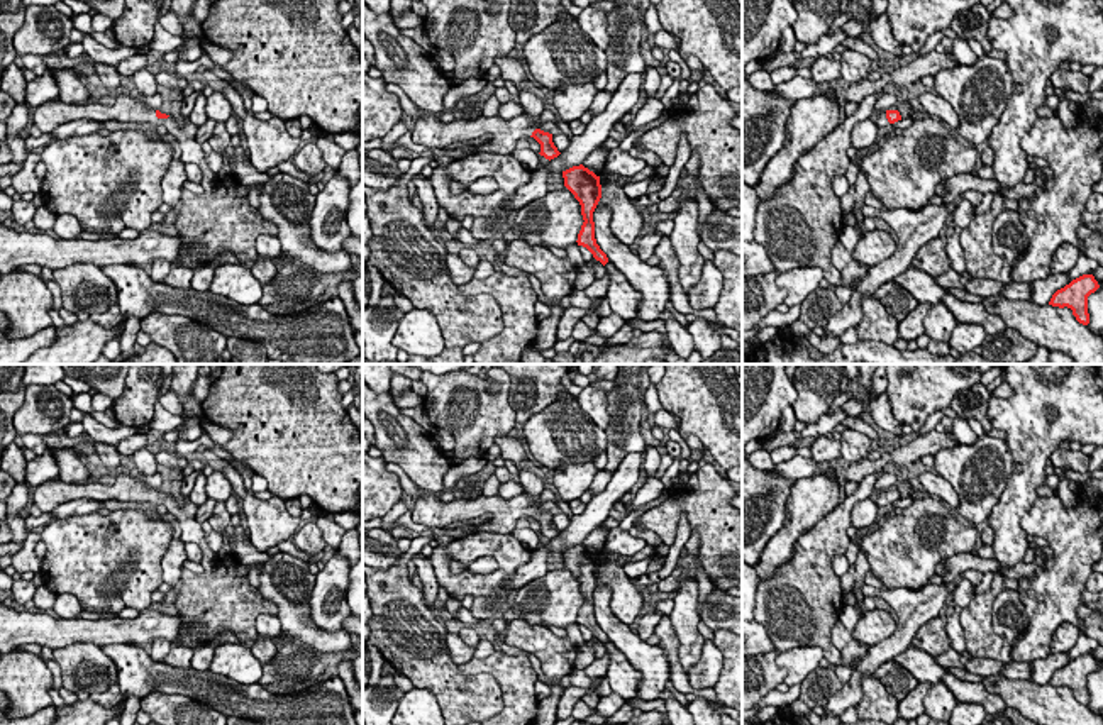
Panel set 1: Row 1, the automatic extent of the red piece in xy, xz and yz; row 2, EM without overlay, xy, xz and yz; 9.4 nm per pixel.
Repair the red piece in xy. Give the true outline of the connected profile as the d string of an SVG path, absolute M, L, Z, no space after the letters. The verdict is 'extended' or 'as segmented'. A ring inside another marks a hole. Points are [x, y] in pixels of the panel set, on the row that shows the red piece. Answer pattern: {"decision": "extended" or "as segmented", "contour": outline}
{"decision": "extended", "contour": "M125 91L117 93L117 102L112 107L100 105L98 102L69 105L61 100L47 102L36 107L34 125L42 132L53 132L56 127L78 119L88 119L97 122L129 122L129 124L149 124L154 129L166 124L169 115L152 110L144 102L130 98Z"}

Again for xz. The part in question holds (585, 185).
{"decision": "as segmented", "contour": "M583 164L563 171L564 186L574 195L581 205L583 225L578 234L578 246L586 247L603 266L608 263L607 254L600 249L595 239L593 212L601 198L600 176Z"}

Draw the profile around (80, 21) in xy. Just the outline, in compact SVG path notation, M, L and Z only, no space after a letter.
M73 14L73 25L78 30L90 34L97 42L103 44L108 49L119 49L120 44L115 37L107 37L105 32L95 32L91 29L91 17L88 14Z

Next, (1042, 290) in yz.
M1067 273L1049 274L1045 279L1035 279L1030 283L1032 295L1028 302L1039 307L1049 305L1052 295L1069 283L1071 279Z

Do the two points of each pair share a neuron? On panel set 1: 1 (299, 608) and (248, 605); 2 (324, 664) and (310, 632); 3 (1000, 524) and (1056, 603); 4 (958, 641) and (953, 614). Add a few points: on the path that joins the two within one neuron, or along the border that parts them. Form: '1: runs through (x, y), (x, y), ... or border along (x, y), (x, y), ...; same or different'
1: border along (248, 581), (277, 607), (277, 615); different
2: border along (302, 642), (324, 653), (344, 653); different
3: border along (1039, 498), (1020, 522), (1027, 536); different
4: runs through (956, 634), (953, 620); same

